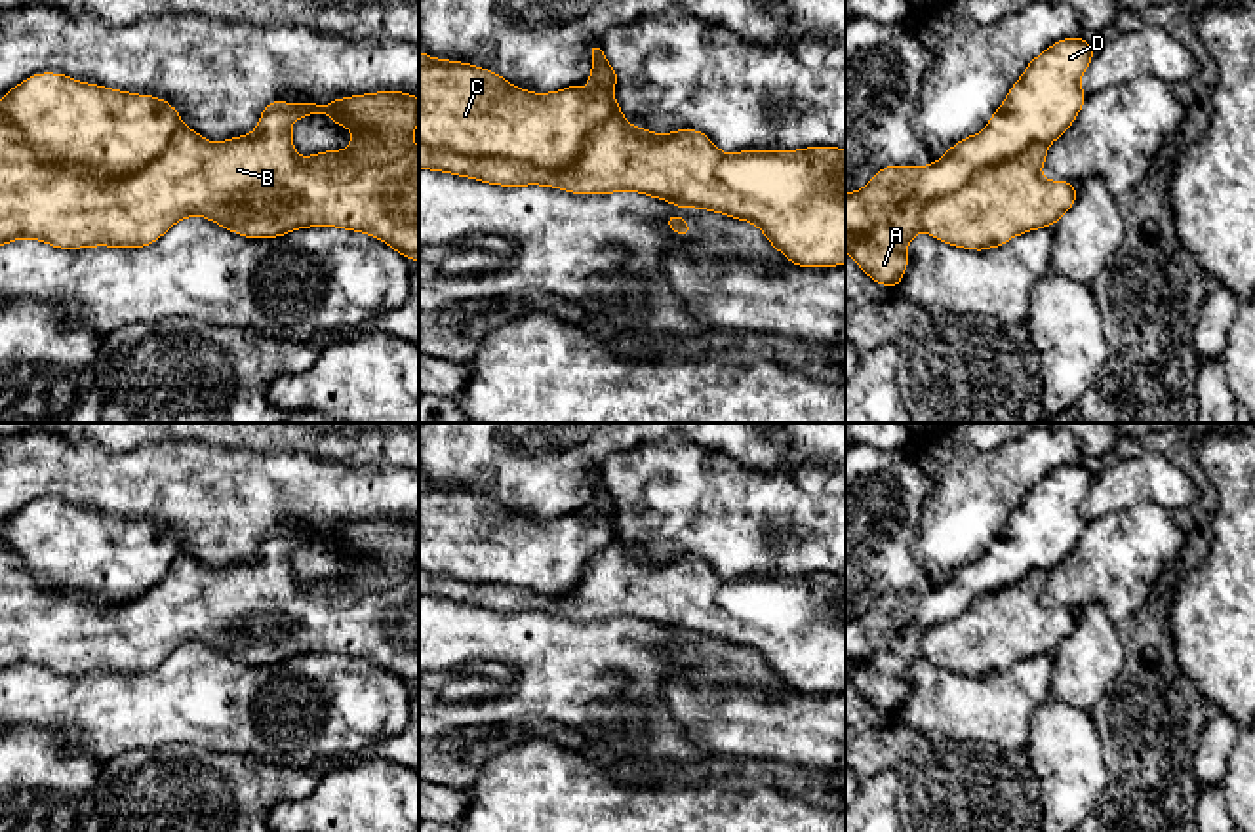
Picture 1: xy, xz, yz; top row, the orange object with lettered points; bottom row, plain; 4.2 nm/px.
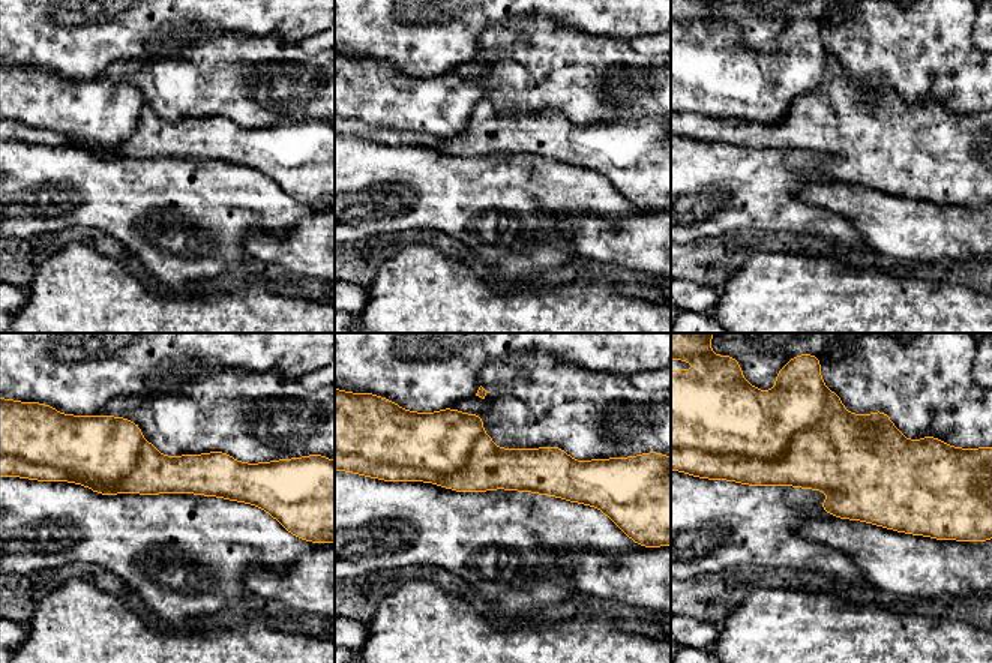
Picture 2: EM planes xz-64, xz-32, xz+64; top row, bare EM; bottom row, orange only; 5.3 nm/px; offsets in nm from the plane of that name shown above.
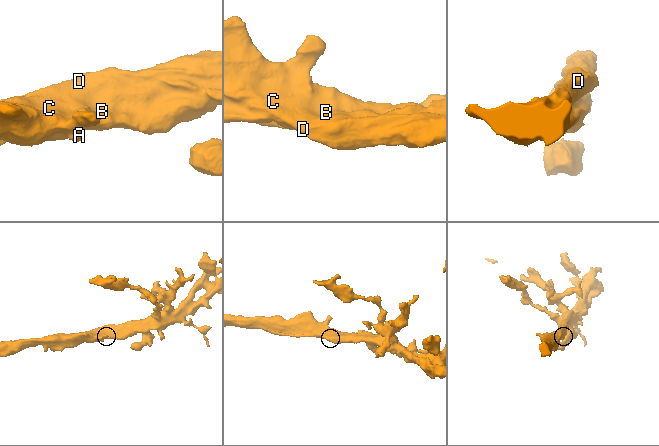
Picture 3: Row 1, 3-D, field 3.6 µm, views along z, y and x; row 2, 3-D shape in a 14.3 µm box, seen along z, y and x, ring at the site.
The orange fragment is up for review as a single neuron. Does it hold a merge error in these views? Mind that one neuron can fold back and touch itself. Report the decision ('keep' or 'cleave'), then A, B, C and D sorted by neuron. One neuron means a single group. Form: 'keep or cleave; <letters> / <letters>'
cleave; A C D / B

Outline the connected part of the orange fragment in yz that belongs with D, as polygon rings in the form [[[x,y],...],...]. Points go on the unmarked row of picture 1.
[[[1082,463],[1059,466],[1026,491],[1025,501],[1011,512],[981,560],[962,565],[926,594],[886,592],[861,617],[846,621],[846,661],[851,663],[846,678],[861,697],[882,712],[899,714],[908,693],[906,672],[922,657],[920,640],[929,628],[954,621],[979,596],[1017,583],[1030,569],[1049,571],[1061,564],[1087,524],[1078,505],[1093,480],[1095,476]]]

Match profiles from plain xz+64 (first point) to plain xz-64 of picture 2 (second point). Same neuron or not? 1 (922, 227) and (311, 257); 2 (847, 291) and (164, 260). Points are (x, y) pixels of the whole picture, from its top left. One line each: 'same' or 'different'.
1: same
2: different

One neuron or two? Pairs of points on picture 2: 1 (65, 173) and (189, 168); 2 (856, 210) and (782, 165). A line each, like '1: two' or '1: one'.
1: one
2: two

